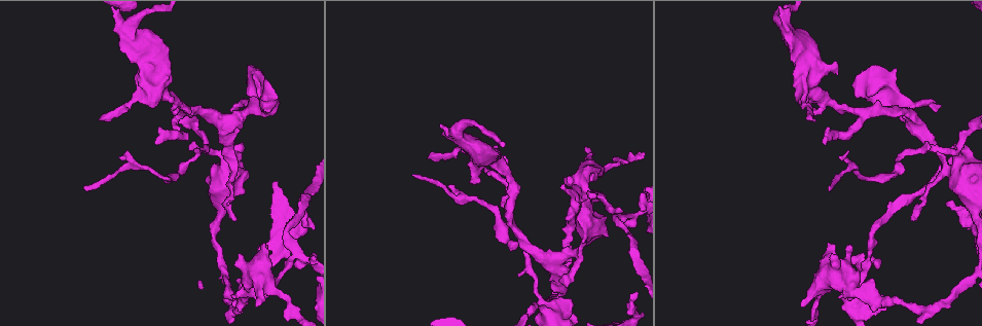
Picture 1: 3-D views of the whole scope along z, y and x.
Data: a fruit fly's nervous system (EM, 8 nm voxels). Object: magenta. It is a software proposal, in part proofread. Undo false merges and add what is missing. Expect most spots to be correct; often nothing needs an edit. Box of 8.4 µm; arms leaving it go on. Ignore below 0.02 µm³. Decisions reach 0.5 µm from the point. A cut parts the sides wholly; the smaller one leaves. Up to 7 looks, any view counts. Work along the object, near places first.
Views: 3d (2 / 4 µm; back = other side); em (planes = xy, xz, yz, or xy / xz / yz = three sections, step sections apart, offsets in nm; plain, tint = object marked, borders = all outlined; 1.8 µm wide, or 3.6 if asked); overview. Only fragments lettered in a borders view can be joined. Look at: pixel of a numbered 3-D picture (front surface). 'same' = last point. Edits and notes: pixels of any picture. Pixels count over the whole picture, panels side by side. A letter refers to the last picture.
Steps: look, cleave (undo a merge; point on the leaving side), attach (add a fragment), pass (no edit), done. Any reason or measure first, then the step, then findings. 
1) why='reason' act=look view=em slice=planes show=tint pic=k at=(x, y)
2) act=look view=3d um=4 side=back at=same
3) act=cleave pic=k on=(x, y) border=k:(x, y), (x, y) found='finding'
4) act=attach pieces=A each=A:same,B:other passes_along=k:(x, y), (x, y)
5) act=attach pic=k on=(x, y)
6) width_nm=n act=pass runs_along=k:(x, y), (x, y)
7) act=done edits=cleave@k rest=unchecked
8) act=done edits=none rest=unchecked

why='branch stops here' act=look view=em slice=planes show=borders pic=1 at=(637, 292)

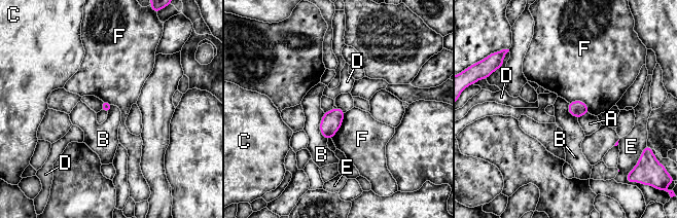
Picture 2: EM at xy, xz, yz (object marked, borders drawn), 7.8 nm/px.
act=pass each=A:other,B:other,C:other,D:other,E:other,F:other found='no lettered fragment goes on from it'

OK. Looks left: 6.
why='an open end' act=look view=3d um=2 pic=1 at=(157, 142)

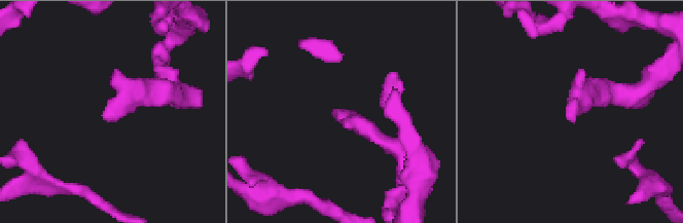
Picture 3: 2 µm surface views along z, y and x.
why='now the EM' act=look view=em slice=xy step=8 show=tint pic=3 at=(337, 118)

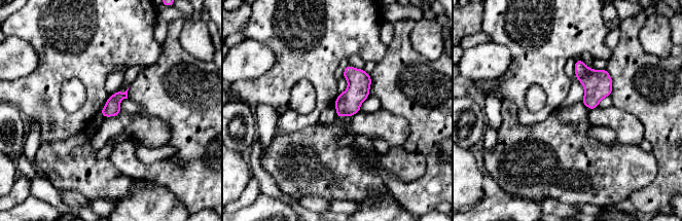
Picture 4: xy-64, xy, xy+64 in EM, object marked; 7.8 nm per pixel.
why='cut it another way' act=look view=em slice=planes show=borders at=same

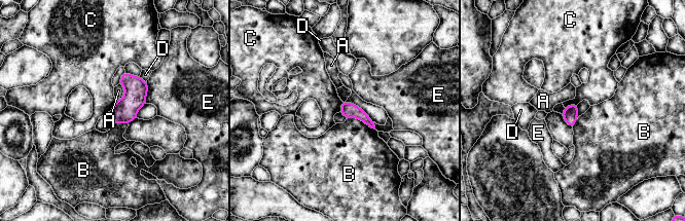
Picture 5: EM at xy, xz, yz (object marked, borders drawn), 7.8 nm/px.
act=pass each=A:other,B:other,C:other,D:other,E:other border=5:(347, 118), (359, 118), (374, 130) found='no lettered fragment goes on from it'

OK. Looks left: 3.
why='calibre changes' act=look view=3d um=4 pic=1 at=(627, 216)

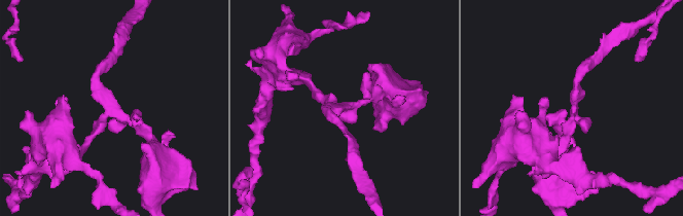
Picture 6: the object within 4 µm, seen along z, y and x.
act=look view=em slice=xy step=16 show=tint pic=6 at=(573, 116)

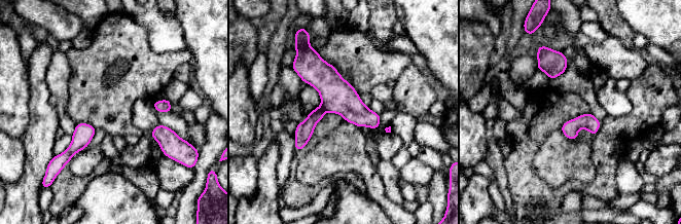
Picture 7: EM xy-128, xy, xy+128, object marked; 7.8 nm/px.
why='what lies round it' act=look view=em slice=xy step=16 show=borders at=same

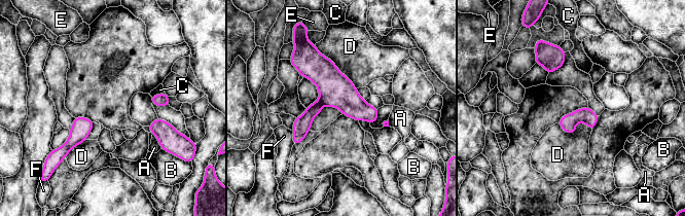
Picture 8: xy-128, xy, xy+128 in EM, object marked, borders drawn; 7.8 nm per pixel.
width_nm=110 act=pass each=A:other,B:other,C:other,D:other,E:other,F:other runs_along=8:(310, 55), (361, 110), (374, 117) found='one cell here'

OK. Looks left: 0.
act=done edits=none rest=unchecked

